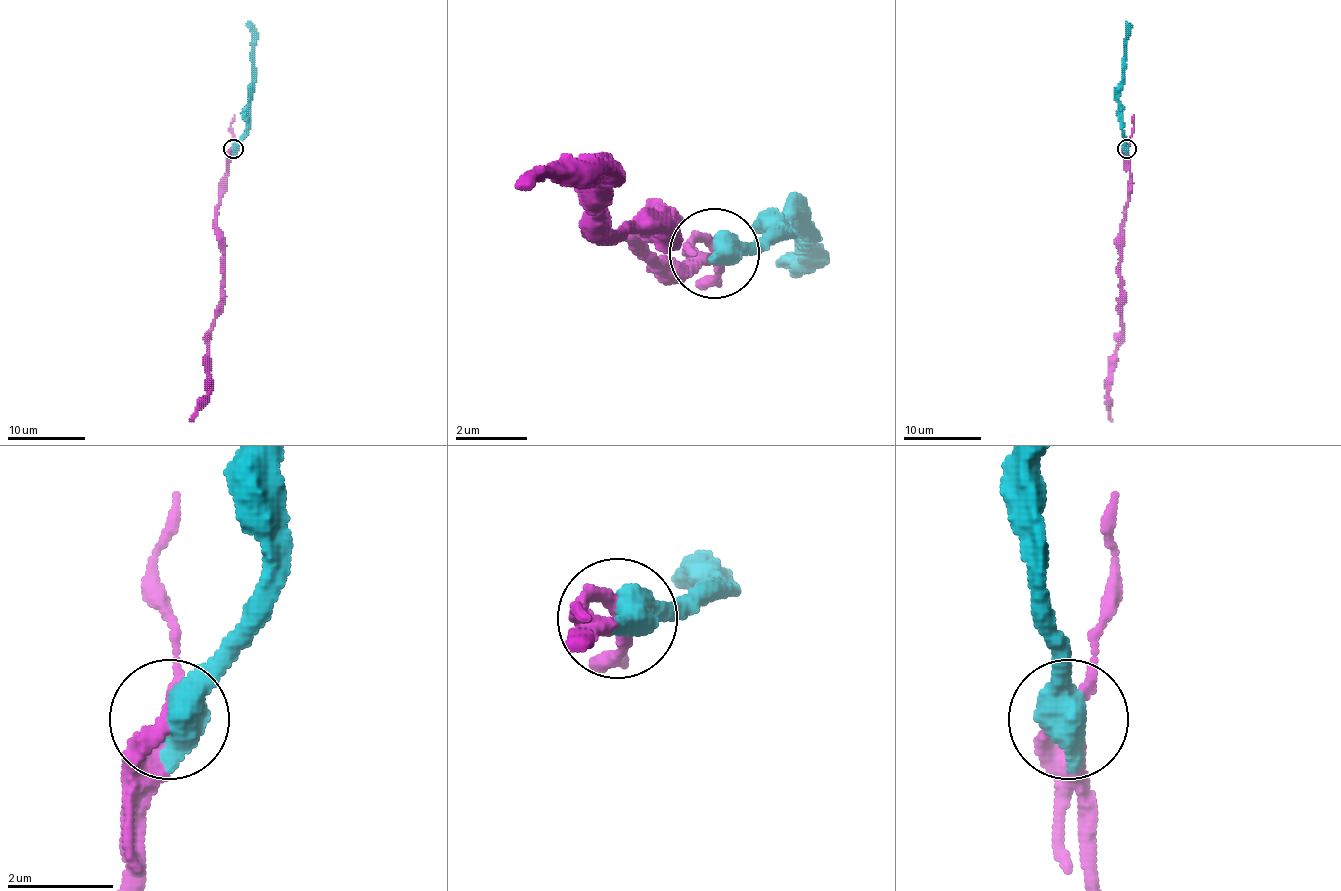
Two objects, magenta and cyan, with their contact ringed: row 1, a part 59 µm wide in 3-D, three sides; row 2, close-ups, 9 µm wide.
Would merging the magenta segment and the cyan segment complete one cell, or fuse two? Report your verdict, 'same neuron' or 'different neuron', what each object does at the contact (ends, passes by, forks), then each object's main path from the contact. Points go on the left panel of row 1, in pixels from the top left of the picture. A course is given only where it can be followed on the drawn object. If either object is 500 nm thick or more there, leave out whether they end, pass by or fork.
same neuron; course magenta (232, 148), (226, 191), (217, 210), (223, 253), (223, 310), (209, 335), (207, 402), (189, 421); course cyan (232, 148), (246, 128), (246, 105), (250, 99), (252, 25), (248, 21)

